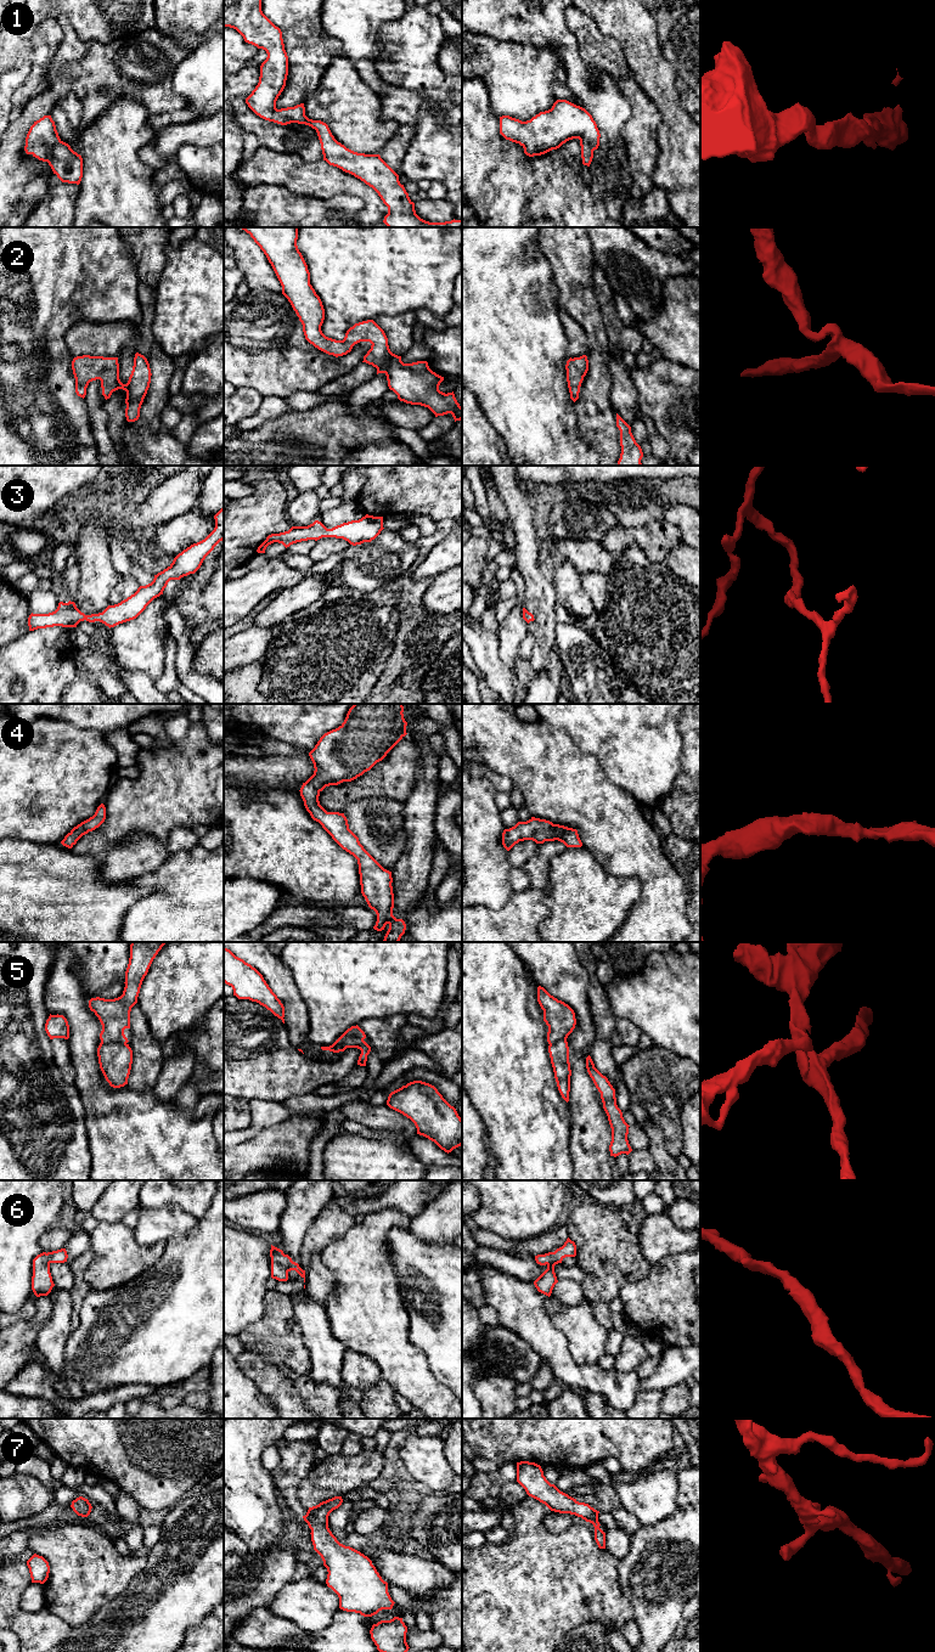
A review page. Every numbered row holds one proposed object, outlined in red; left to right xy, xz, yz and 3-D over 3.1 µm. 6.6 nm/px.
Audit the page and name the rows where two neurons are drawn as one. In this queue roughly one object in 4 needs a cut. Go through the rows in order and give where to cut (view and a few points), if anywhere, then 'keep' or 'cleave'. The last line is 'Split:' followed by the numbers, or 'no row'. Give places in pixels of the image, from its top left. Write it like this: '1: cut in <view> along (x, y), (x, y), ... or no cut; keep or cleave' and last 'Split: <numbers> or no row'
1: no cut; keep
2: no cut; keep
3: no cut; keep
4: no cut; keep
5: cut in xz along (362, 1038), (347, 1037), (341, 1044); cleave
6: no cut; keep
7: no cut; keep
Split: 5

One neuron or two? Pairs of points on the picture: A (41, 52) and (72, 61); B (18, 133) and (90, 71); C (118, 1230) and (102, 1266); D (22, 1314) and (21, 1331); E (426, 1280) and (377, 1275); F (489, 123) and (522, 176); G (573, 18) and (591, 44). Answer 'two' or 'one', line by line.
A: two
B: one
C: one
D: two
E: two
F: one
G: one

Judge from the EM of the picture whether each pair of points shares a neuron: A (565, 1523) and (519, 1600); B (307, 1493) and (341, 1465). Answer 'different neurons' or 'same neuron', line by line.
A: different neurons
B: same neuron

